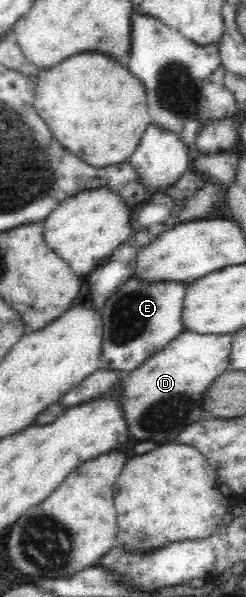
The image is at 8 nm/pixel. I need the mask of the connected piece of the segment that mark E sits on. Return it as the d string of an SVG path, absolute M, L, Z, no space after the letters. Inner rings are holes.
M133 275L102 309L102 350L99 368L128 373L165 348L184 332L181 322L186 285L181 282L144 282Z

